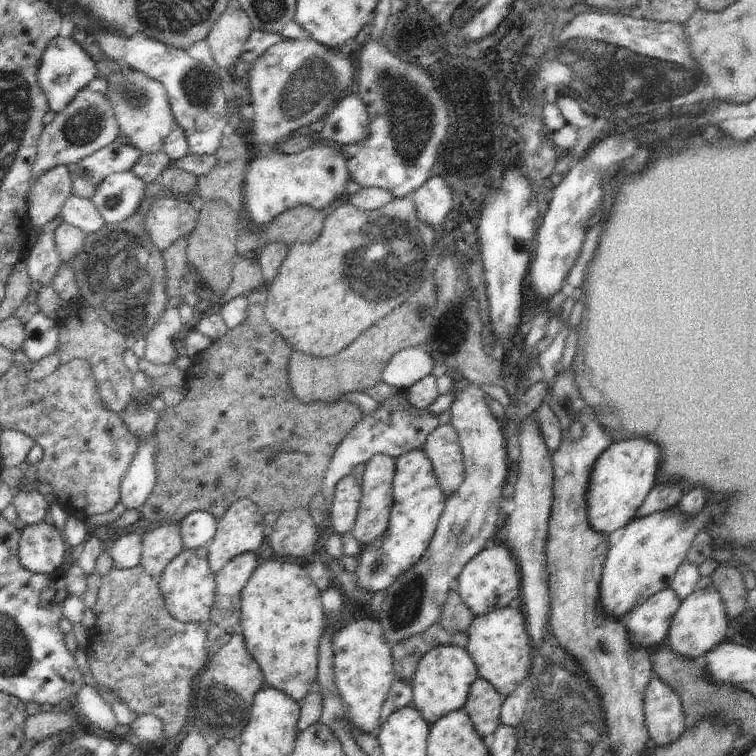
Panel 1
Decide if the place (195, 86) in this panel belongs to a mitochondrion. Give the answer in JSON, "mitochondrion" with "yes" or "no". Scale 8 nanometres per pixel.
{"mitochondrion":"yes"}

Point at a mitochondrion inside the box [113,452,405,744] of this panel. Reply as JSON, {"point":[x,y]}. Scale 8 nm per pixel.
{"point":[226,700]}

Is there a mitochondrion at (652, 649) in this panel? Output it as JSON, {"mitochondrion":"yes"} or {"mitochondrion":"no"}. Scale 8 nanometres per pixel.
{"mitochondrion":"no"}

